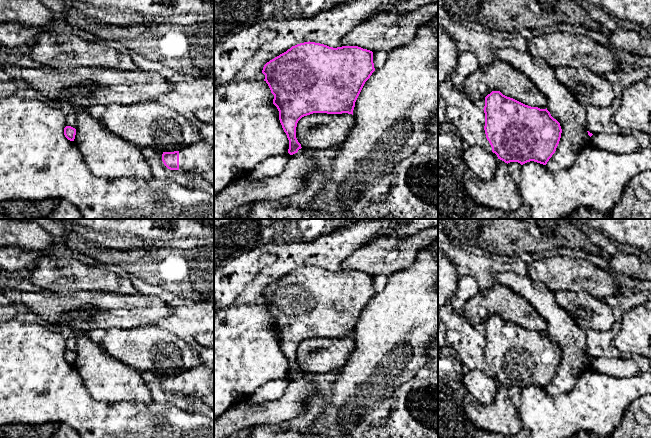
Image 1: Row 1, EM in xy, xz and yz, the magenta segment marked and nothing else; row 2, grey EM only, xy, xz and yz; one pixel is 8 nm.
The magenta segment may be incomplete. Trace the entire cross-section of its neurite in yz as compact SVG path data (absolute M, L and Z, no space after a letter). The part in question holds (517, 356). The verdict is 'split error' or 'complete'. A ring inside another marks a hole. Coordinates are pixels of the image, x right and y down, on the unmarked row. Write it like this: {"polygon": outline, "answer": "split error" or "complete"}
{"polygon": "M492 315L485 321L485 358L489 365L492 376L495 377L498 383L505 387L518 386L521 389L534 385L546 389L552 379L555 377L559 368L562 353L560 347L554 343L550 336L546 333L531 331L525 329L513 322L503 319L500 315Z", "answer": "complete"}

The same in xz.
{"polygon": "M304 266L292 270L286 276L267 286L262 294L264 305L268 308L274 319L273 328L279 335L279 344L289 364L288 377L293 379L301 373L301 368L296 362L298 345L313 337L353 339L355 326L365 308L375 295L373 276L358 270L329 271L315 266Z", "answer": "complete"}

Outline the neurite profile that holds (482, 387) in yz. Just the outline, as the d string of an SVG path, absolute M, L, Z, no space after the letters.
M478 369L464 373L463 384L468 393L483 405L491 404L496 397L497 379Z

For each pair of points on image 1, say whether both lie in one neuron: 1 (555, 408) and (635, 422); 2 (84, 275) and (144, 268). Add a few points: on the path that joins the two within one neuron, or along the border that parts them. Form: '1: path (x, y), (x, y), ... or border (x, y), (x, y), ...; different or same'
1: border (634, 400), (624, 411), (621, 422), (616, 427); different
2: border (94, 262), (107, 267); different

